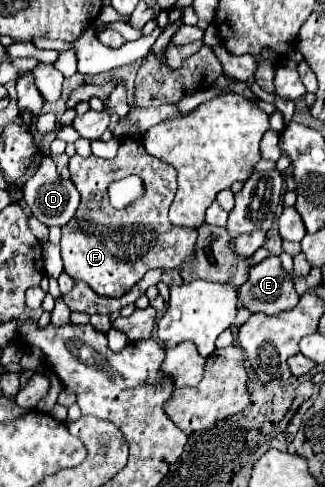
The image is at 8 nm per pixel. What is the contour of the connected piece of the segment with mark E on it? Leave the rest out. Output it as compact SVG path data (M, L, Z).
M268 256L250 268L248 282L238 288L238 298L240 306L254 314L278 314L292 310L300 300L290 274L282 268L278 256Z

